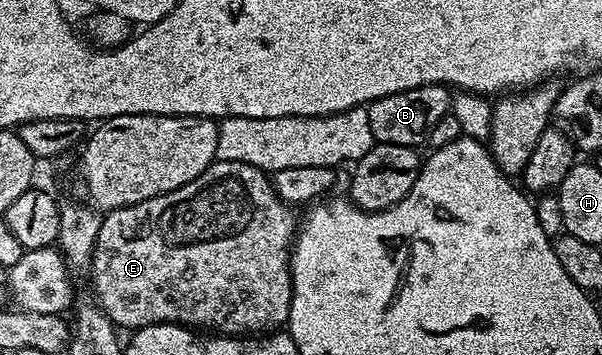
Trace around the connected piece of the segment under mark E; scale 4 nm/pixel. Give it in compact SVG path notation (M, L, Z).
M222 159L212 163L198 177L194 177L194 181L170 193L162 193L141 203L119 207L103 216L102 229L98 229L98 241L94 245L90 268L92 291L96 294L95 302L108 314L113 325L120 329L123 327L135 329L155 323L181 323L184 327L233 337L252 337L257 333L275 332L287 324L292 300L290 248L298 230L298 219L292 216L292 211L293 208L276 194L271 178L262 169L254 165L246 165L242 161Z

